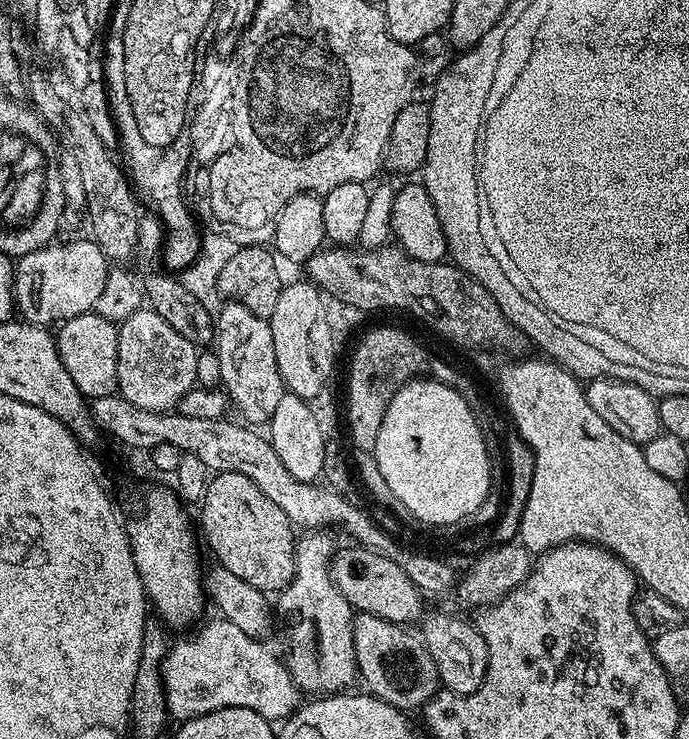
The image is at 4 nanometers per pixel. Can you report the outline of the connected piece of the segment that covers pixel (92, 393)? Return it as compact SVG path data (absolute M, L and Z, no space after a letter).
M83 312L63 321L55 333L56 349L62 366L74 378L74 386L89 401L113 395L118 382L118 328L97 312Z

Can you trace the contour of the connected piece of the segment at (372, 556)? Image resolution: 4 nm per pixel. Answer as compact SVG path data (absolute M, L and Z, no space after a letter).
M341 547L332 557L332 581L352 608L357 613L374 614L405 626L412 626L416 619L419 621L425 615L425 597L420 588L406 576L406 570L402 570L398 562L368 548L351 547Z

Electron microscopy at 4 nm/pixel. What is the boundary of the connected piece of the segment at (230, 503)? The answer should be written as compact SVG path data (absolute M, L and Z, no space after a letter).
M215 473L200 510L200 524L216 555L215 563L224 564L230 574L242 578L242 582L250 582L250 586L266 594L279 594L292 581L296 573L298 539L294 526L290 518L282 514L281 508L246 478L246 474Z

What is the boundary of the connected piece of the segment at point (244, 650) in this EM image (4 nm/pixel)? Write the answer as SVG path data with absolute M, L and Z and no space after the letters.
M223 618L215 619L205 619L195 629L197 632L193 636L182 637L177 644L175 641L168 649L160 675L164 677L164 693L168 699L169 717L173 721L183 722L202 714L210 714L214 710L245 708L254 710L254 714L262 714L262 718L270 722L287 721L302 704L300 687L294 682L287 663L281 657L279 660L264 645L263 639L242 634L242 630L234 626L234 622Z

